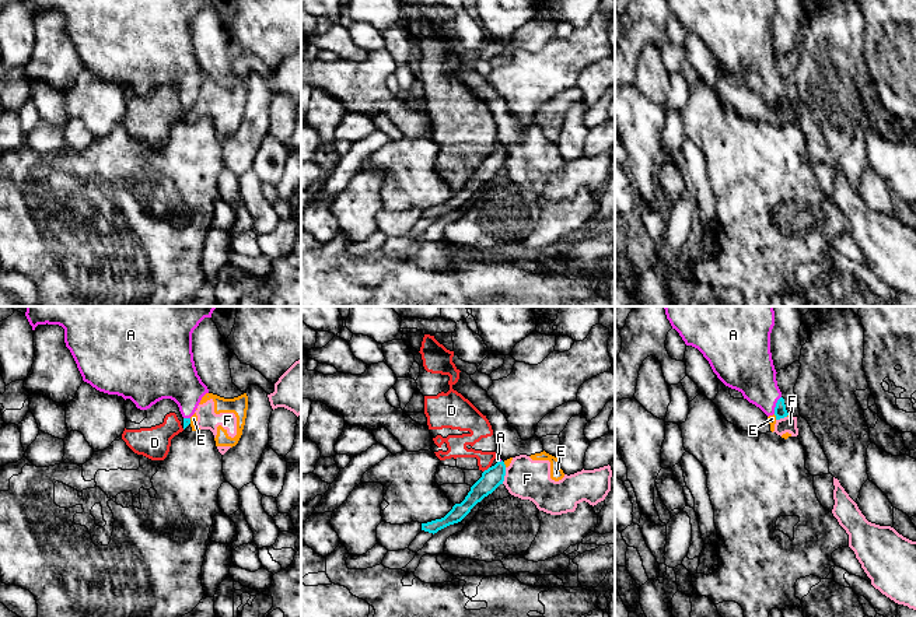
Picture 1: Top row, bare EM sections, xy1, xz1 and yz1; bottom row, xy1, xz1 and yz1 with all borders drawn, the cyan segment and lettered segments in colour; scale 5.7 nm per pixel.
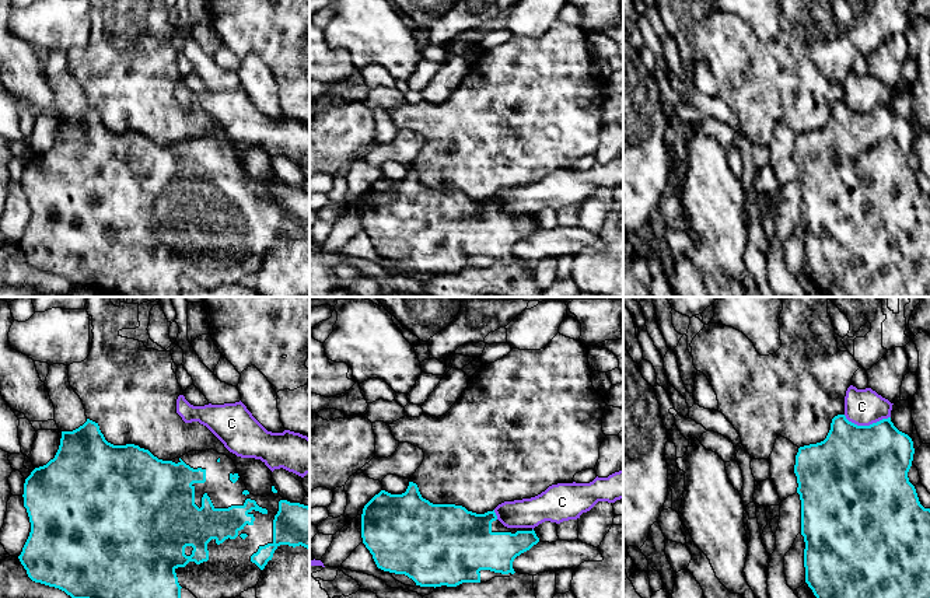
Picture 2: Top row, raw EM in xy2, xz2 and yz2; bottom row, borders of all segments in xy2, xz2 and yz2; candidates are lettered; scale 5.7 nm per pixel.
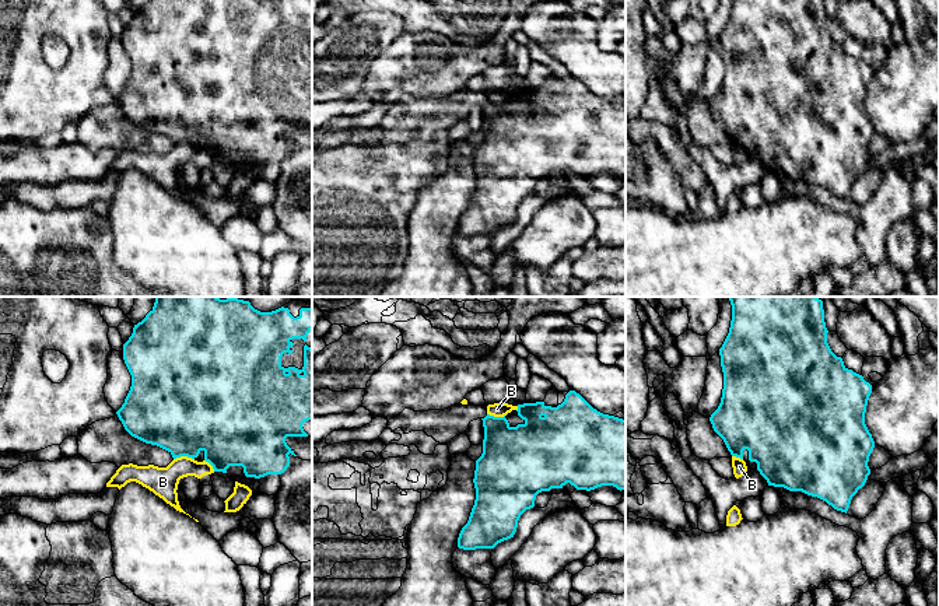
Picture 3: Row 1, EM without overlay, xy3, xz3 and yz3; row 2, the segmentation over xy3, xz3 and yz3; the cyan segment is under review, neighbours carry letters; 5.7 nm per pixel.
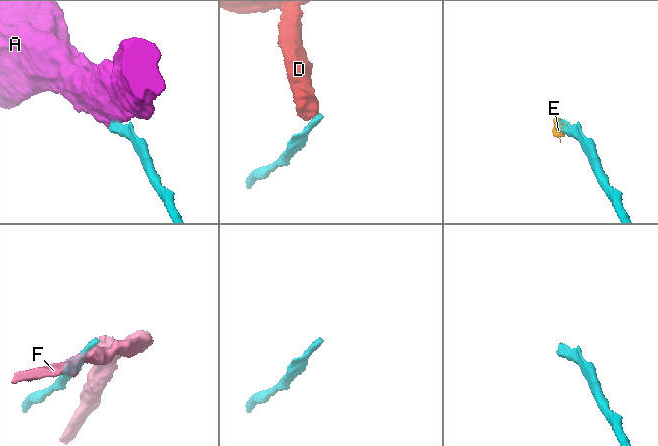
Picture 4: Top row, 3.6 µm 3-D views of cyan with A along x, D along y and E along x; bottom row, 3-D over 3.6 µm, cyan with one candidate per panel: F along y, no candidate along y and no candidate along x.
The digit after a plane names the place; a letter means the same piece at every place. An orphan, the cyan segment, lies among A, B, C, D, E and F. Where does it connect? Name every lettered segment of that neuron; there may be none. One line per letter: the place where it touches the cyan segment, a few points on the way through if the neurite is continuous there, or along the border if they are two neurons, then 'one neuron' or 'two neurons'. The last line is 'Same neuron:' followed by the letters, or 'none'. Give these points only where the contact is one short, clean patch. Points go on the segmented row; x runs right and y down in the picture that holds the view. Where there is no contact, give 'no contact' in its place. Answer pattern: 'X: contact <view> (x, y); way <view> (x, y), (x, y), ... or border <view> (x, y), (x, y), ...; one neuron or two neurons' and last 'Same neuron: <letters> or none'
A: contact yz1 (776, 405); way yz1 (780, 412), (776, 405), (759, 388), (751, 371); one neuron
B: contact xy3 (184, 455); border xy3 (193, 458), (177, 456), (174, 459); two neurons
C: contact yz2 (867, 426); two neurons
D: contact xz1 (488, 469); border xz1 (489, 466), (483, 472); two neurons
E: contact xy1 (189, 421); border xy1 (189, 419), (191, 423); two neurons
F: contact xz1 (504, 474); border xz1 (506, 467), (502, 483); two neurons
Same neuron: A

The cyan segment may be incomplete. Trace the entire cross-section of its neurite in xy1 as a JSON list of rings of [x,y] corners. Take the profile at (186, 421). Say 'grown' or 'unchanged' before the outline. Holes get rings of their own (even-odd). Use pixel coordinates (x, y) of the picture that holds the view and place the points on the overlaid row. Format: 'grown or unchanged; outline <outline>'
grown; outline [[[27,306],[25,316],[32,330],[46,323],[64,329],[66,347],[84,382],[99,392],[130,399],[140,410],[147,410],[162,399],[171,399],[179,407],[185,430],[202,397],[209,393],[195,367],[192,333],[204,318],[211,318],[216,308],[223,306]]]

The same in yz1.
grown; outline [[[664,306],[686,346],[698,348],[728,388],[776,420],[789,416],[770,353],[773,306]]]

